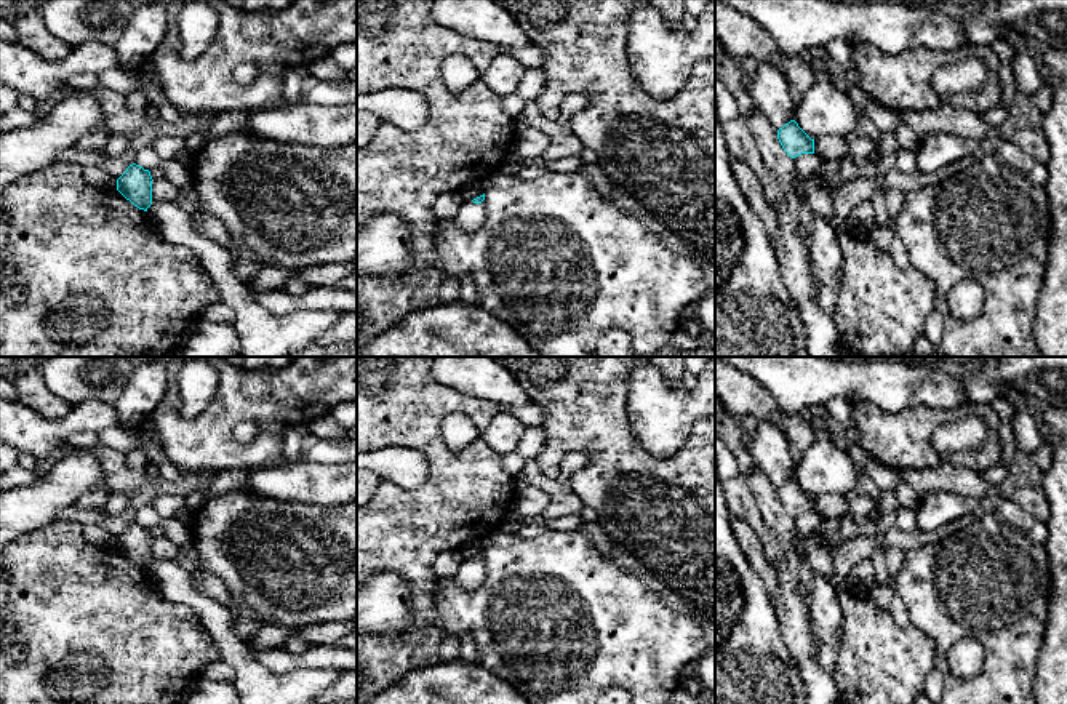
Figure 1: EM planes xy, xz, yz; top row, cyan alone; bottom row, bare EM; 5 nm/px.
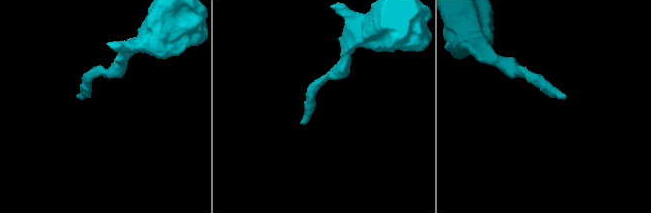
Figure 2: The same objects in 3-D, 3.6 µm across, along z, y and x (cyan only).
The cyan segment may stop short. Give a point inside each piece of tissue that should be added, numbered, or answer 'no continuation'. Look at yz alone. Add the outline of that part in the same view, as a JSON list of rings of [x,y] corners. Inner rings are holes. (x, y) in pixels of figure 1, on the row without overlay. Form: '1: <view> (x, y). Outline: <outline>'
no continuation

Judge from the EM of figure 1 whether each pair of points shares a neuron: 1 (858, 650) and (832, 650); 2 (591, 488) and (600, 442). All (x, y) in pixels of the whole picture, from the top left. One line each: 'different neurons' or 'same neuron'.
1: different neurons
2: same neuron

